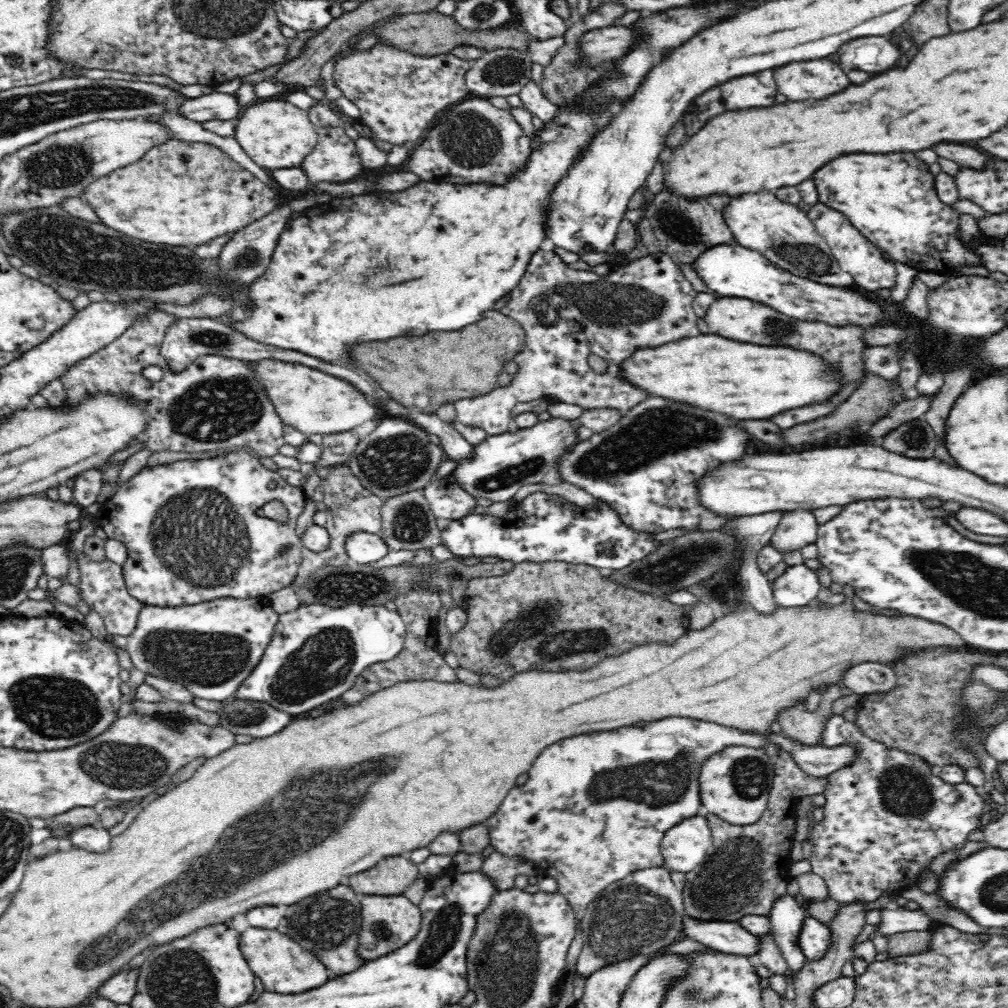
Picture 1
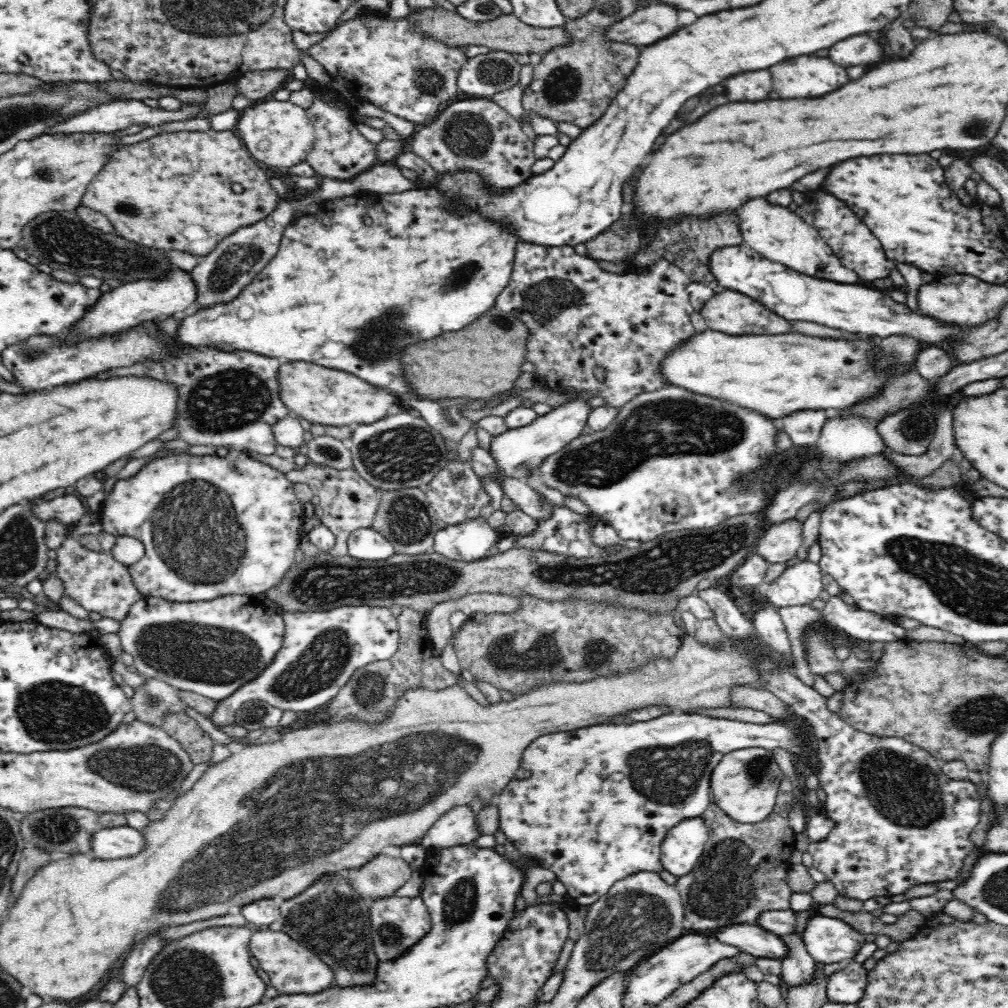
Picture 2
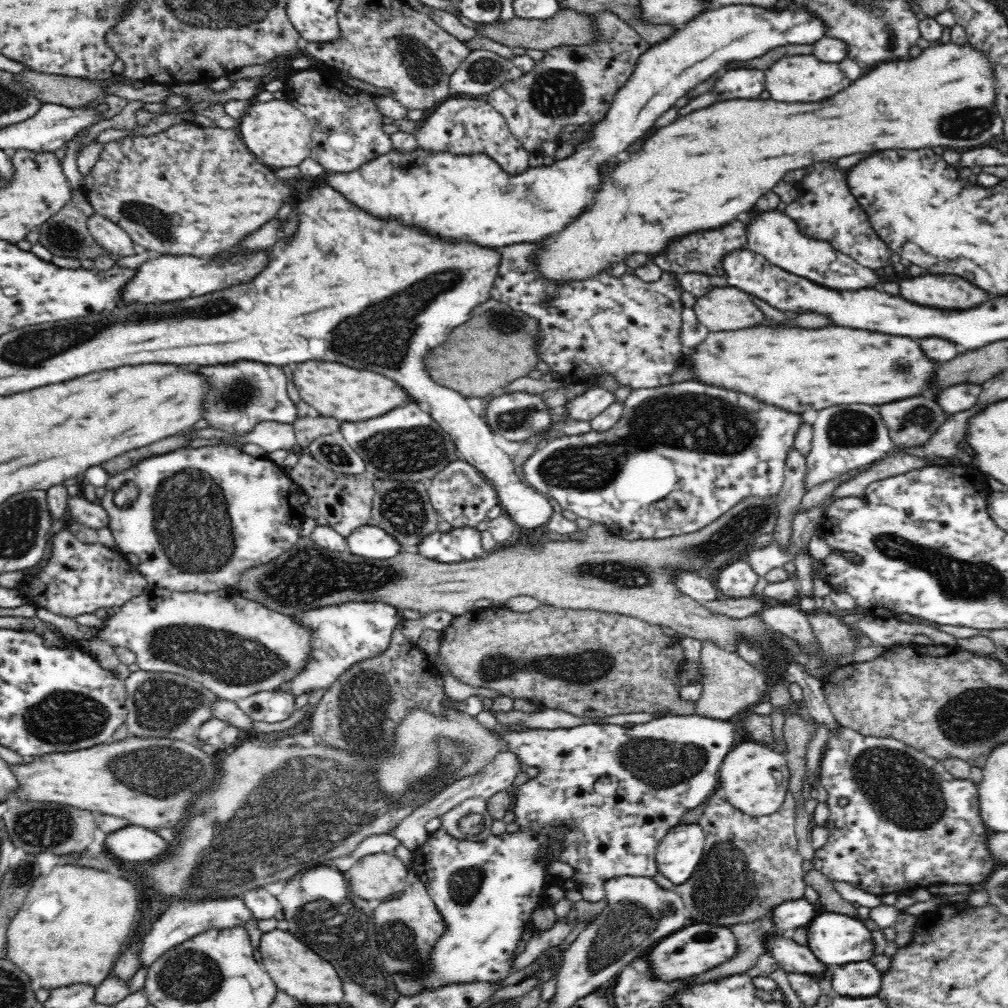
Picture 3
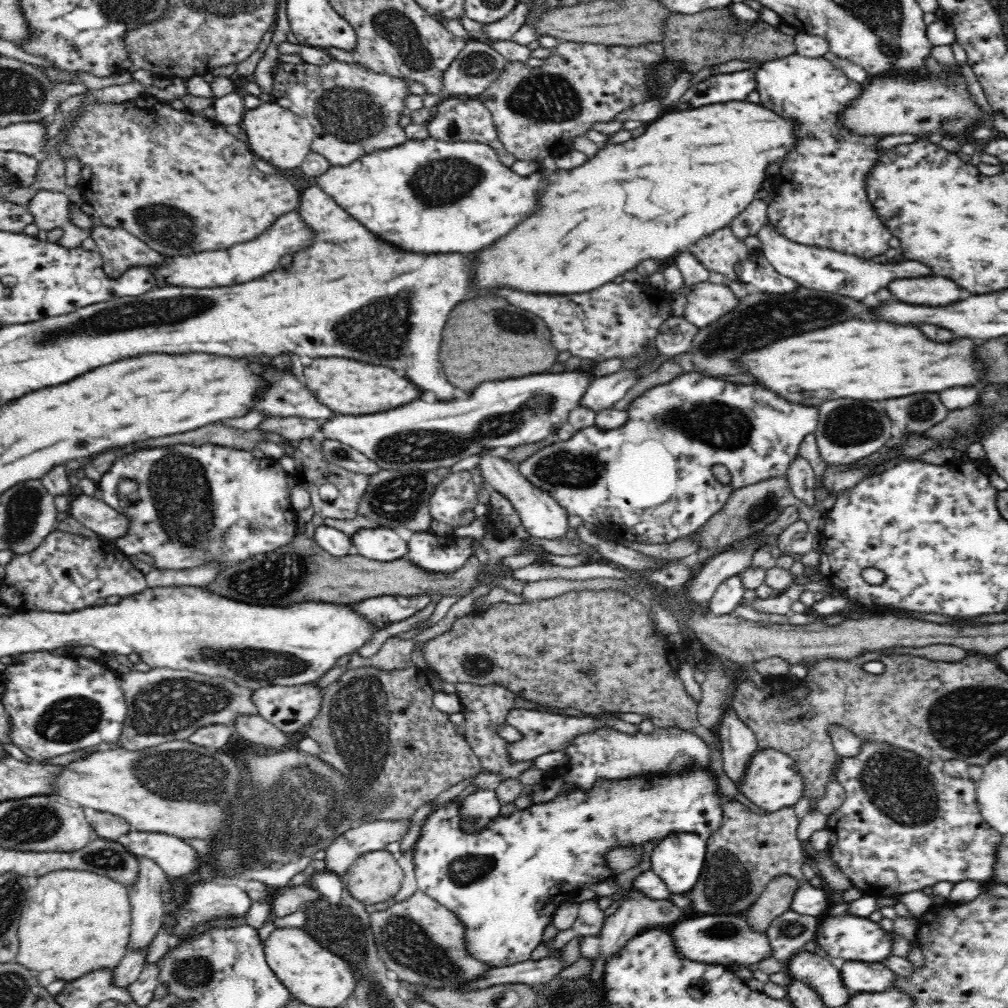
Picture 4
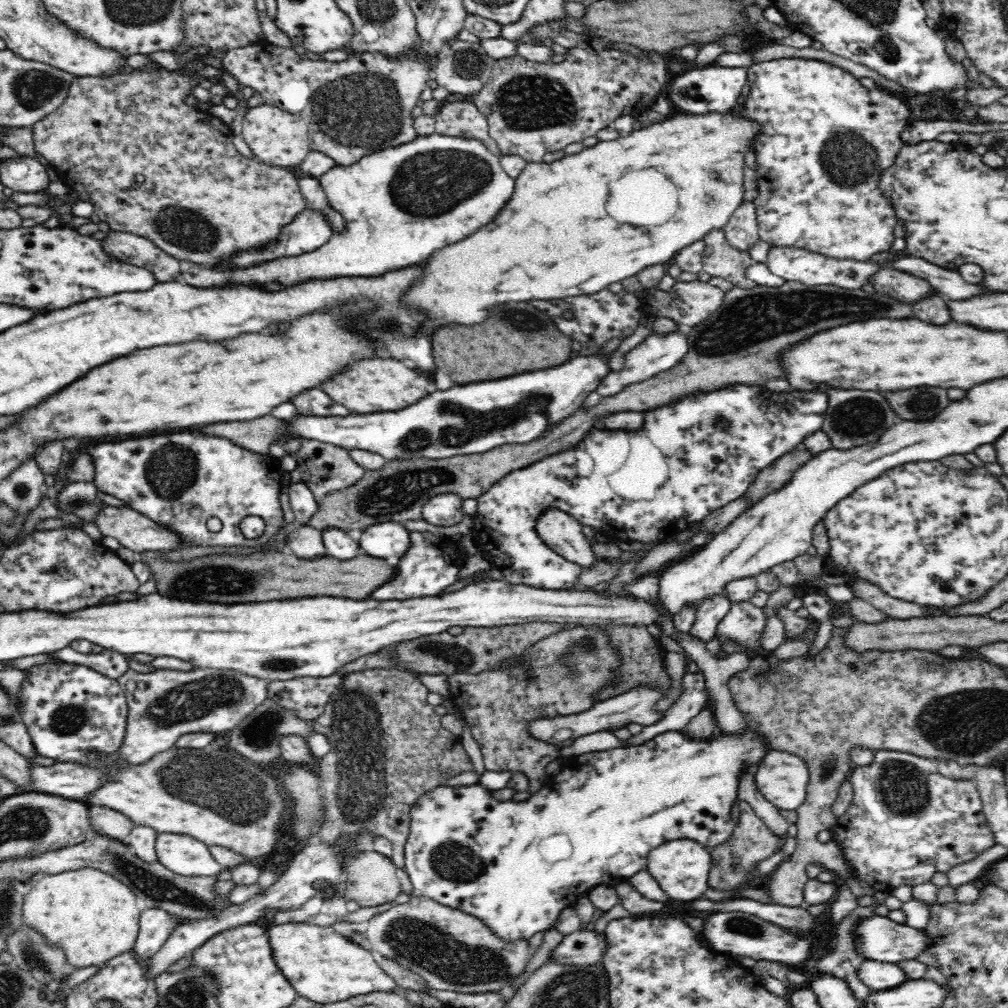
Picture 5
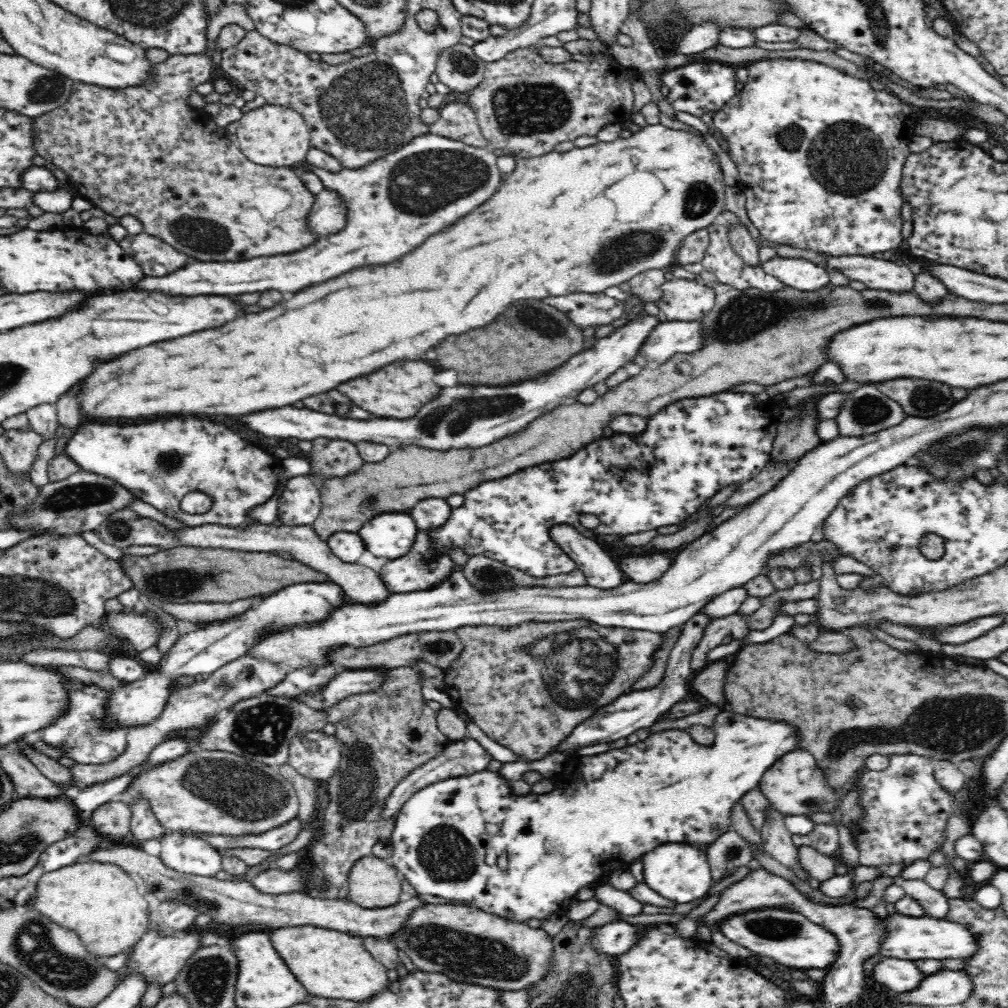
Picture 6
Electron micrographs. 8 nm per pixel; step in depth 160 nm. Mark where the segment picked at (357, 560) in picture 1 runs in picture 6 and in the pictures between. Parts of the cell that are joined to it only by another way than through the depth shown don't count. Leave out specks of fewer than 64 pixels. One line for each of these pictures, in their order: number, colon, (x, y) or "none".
2: (363, 544)
3: (368, 541)
4: (377, 543)
5: (382, 540)
6: (391, 535)

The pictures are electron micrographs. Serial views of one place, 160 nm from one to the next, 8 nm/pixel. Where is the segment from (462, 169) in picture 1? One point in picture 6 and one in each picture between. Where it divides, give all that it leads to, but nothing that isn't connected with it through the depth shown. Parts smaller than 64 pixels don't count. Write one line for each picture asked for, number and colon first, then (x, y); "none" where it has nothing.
2: (476, 134)
3: (458, 126)
4: (457, 119)
5: (459, 118)
6: (456, 120)

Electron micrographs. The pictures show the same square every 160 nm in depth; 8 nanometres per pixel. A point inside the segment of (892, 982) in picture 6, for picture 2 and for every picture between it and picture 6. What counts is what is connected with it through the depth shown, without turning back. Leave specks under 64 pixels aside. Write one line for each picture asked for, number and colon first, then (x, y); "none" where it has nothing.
2: (846, 985)
3: (861, 979)
4: (858, 977)
5: (877, 976)

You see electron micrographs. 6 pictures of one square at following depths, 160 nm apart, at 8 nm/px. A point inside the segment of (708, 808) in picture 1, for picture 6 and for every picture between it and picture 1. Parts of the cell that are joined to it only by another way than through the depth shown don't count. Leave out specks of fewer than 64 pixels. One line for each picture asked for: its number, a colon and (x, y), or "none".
2: (744, 785)
3: (753, 778)
4: (772, 781)
5: (782, 778)
6: (794, 785)

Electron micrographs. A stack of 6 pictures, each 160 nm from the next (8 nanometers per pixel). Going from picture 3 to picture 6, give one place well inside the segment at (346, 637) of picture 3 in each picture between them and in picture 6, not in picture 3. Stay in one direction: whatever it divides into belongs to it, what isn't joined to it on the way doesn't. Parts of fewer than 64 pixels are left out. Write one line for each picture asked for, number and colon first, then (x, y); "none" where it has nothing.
4: (382, 611)
5: (431, 564)
6: (422, 568)

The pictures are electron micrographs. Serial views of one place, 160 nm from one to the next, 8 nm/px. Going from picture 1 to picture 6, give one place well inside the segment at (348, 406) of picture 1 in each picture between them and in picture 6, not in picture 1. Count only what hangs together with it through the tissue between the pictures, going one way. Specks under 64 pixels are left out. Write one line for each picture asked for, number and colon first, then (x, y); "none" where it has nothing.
2: (327, 397)
3: (330, 390)
4: (347, 387)
5: (375, 385)
6: (397, 391)

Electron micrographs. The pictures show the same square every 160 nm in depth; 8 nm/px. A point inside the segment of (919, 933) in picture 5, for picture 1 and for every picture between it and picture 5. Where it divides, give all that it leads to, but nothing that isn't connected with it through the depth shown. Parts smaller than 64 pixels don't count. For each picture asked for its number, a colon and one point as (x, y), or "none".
1: (814, 938)
2: (829, 940)
3: (835, 939)
4: (847, 937)

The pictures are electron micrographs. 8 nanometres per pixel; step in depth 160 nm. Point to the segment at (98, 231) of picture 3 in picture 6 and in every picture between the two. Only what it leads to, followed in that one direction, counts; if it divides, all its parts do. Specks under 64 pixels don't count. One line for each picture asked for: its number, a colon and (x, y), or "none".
4: (119, 249)
5: (133, 249)
6: (157, 259)

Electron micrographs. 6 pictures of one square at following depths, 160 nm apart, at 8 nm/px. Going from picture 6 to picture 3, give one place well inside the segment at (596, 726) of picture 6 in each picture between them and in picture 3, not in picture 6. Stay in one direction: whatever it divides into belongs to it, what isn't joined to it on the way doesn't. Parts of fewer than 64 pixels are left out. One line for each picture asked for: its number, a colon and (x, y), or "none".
3: (737, 580)
4: (729, 594)
5: (710, 611)

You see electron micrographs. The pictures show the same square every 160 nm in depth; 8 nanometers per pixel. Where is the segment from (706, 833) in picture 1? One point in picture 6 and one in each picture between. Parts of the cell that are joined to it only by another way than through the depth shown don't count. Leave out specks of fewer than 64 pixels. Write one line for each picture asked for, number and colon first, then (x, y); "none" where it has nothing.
2: (681, 849)
3: (677, 855)
4: (678, 859)
5: (681, 867)
6: (679, 871)

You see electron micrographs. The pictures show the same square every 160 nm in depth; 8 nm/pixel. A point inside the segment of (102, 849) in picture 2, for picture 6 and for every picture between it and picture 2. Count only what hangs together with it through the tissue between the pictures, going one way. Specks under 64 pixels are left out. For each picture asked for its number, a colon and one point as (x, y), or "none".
3: (132, 844)
4: (175, 857)
5: (182, 854)
6: (187, 853)

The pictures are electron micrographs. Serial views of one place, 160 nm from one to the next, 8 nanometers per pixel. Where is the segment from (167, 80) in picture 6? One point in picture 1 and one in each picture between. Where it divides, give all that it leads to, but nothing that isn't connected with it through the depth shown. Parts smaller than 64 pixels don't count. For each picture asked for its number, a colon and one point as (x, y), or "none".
1: (183, 194)
2: (198, 187)
3: (189, 189)
4: (180, 182)
5: (151, 165)

